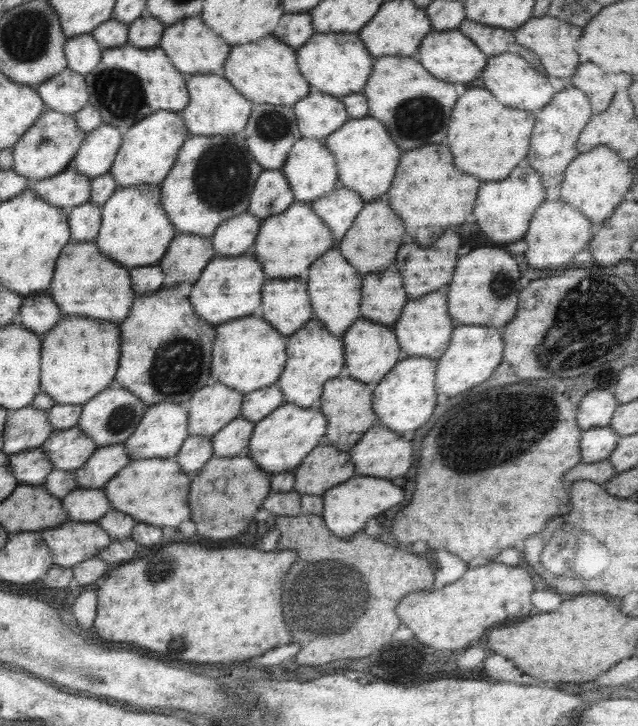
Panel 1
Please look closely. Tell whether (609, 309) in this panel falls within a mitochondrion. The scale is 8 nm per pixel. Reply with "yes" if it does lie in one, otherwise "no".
yes

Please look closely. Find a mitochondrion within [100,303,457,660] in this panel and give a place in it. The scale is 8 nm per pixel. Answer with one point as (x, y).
(325, 607)

